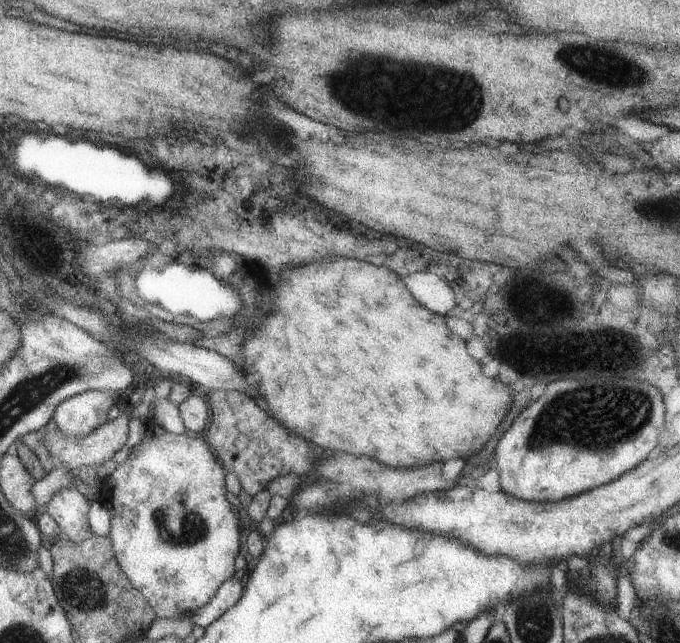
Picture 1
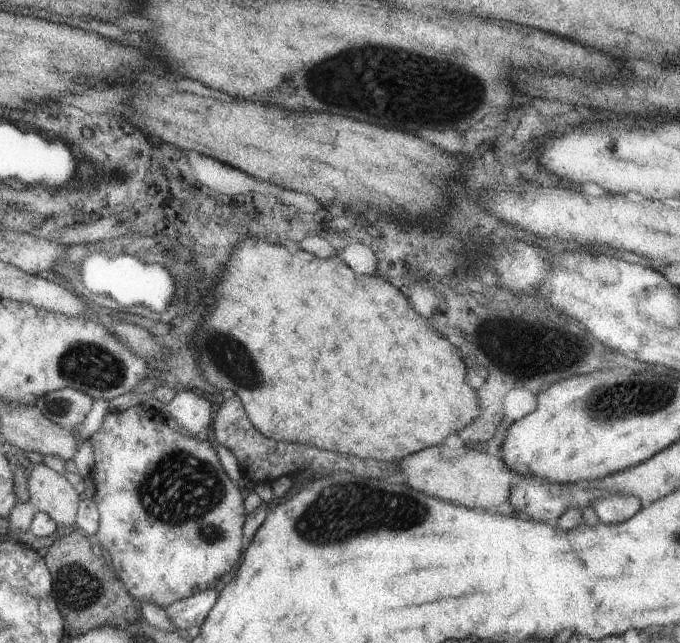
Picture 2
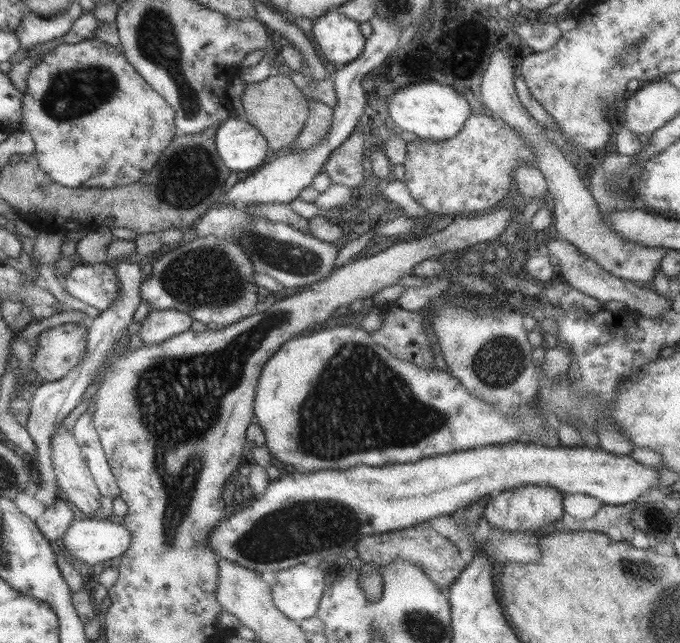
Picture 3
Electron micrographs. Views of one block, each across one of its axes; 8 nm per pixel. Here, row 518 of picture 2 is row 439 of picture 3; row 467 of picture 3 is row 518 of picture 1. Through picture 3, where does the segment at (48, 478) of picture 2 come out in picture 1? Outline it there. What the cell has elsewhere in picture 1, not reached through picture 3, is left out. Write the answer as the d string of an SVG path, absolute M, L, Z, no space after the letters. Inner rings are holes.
M63 487L51 496L51 500L42 509L57 523L64 538L81 544L89 538L89 507L88 500L77 491L77 488Z

